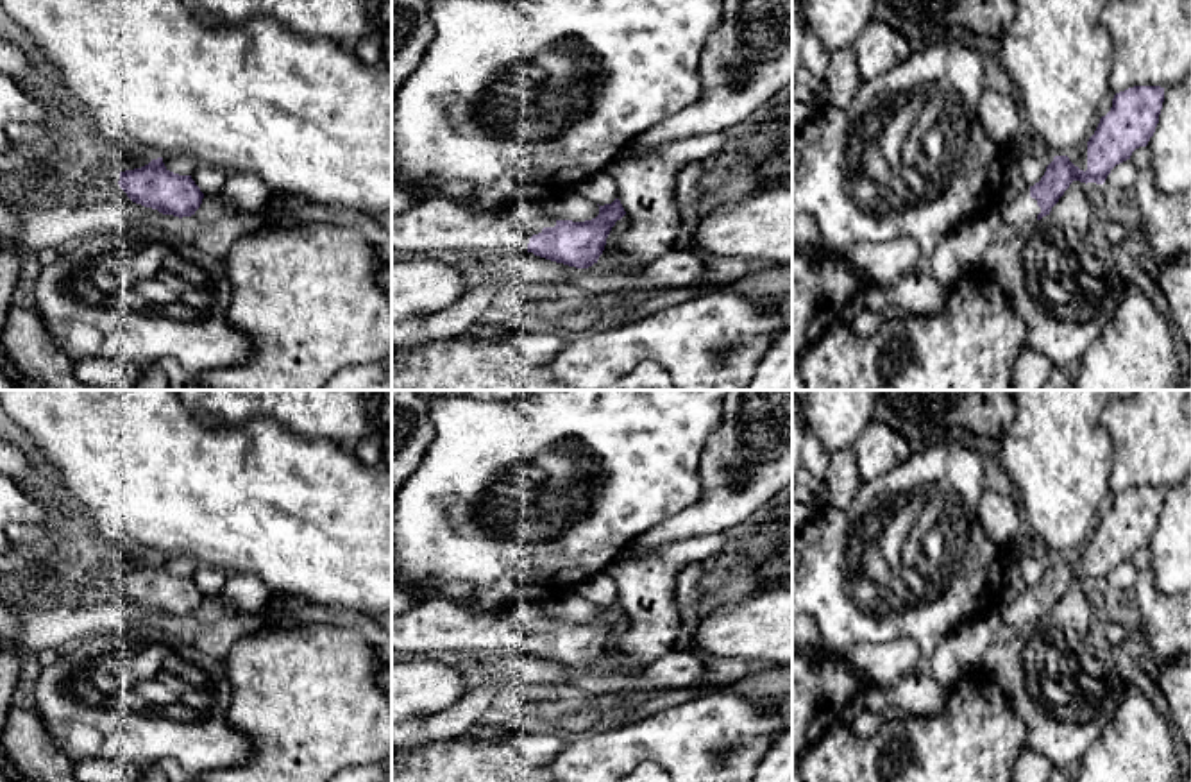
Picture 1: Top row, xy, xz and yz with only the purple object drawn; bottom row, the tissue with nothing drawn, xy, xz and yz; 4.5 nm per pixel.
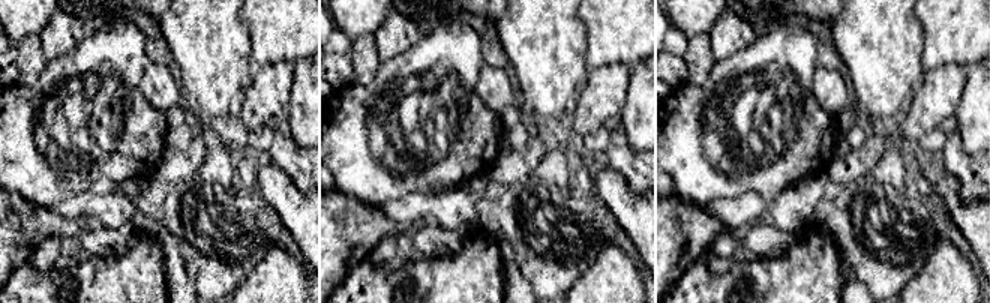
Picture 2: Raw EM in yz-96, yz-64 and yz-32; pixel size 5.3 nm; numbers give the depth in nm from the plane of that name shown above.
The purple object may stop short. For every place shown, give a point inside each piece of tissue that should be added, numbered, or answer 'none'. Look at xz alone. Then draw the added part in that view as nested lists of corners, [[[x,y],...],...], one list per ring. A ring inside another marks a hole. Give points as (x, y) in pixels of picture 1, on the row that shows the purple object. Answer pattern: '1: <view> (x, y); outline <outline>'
1: xz (435, 226); outline [[[431,197],[415,208],[392,217],[392,249],[411,254],[528,251],[529,238],[556,220],[544,213],[542,202],[515,202],[504,208],[476,213],[449,197]]]

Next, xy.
1: xy (11, 190); outline [[[116,170],[106,172],[95,184],[84,188],[52,188],[45,190],[45,183],[30,179],[25,186],[13,174],[0,174],[0,200],[11,202],[16,209],[41,208],[41,206],[79,206],[82,202],[98,202],[109,195],[127,197],[118,184],[120,174]],[[29,177],[30,179],[30,177]]]

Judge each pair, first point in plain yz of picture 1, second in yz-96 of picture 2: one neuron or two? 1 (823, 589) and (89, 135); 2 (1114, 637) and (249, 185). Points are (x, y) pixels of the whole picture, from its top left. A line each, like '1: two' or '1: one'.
1: one
2: one

